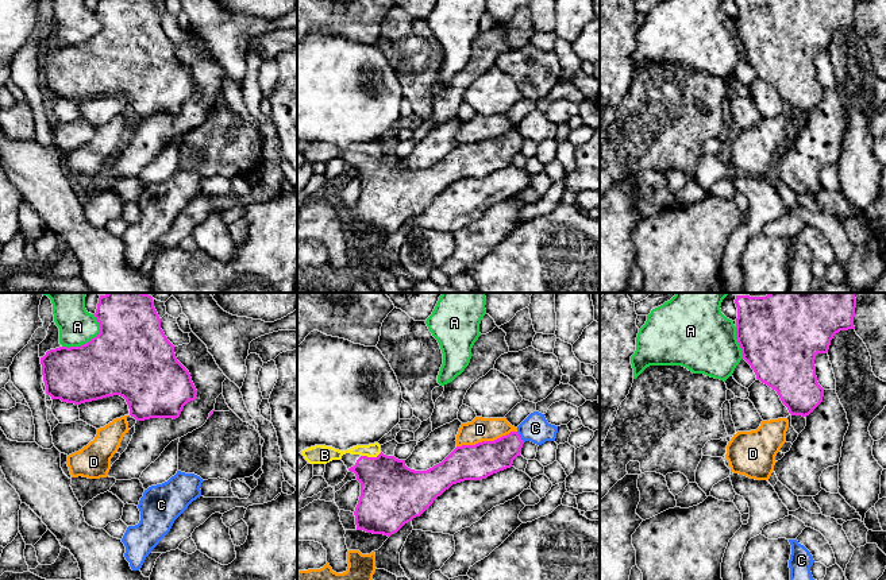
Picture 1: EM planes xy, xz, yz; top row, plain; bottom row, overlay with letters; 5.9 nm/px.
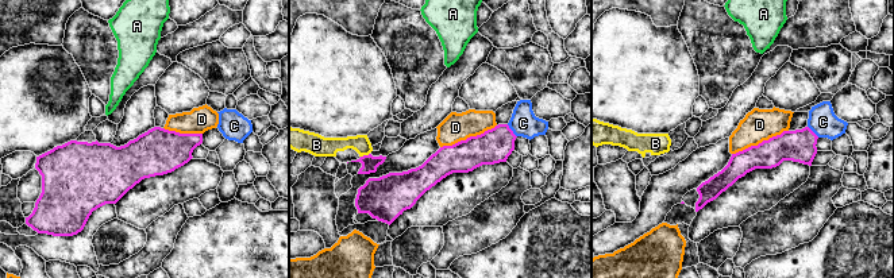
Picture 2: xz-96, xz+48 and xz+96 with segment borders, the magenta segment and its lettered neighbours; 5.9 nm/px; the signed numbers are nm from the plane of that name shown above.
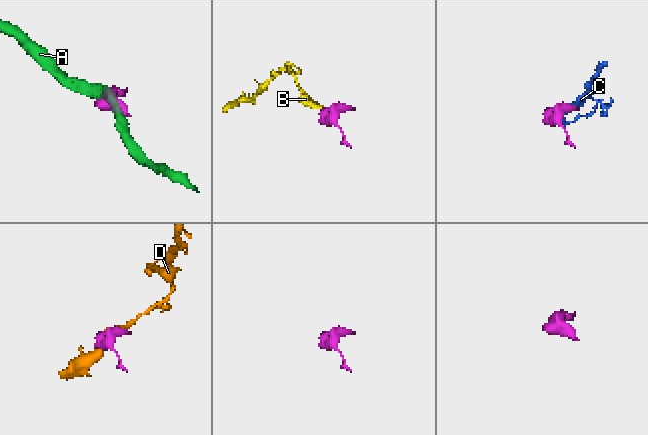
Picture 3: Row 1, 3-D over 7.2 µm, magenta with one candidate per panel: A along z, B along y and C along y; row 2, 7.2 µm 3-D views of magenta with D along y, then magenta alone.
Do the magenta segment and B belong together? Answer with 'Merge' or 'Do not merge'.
Merge

